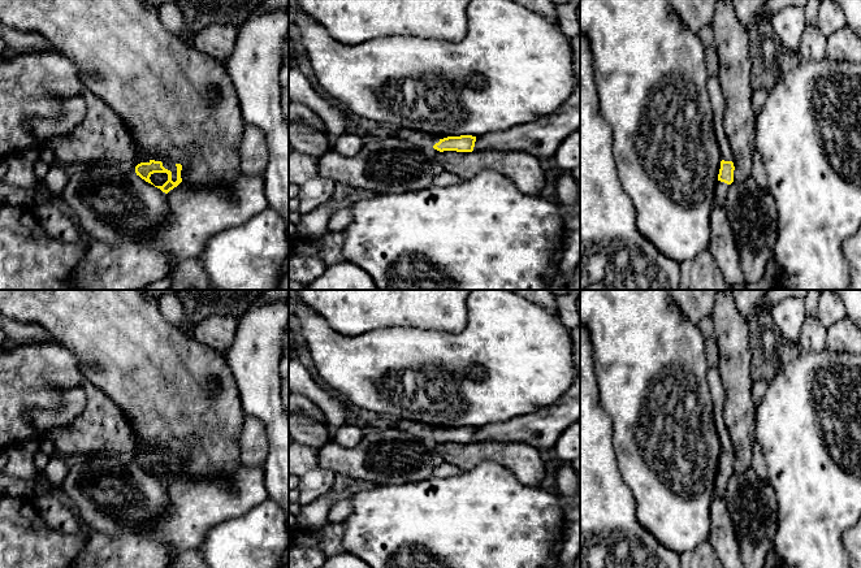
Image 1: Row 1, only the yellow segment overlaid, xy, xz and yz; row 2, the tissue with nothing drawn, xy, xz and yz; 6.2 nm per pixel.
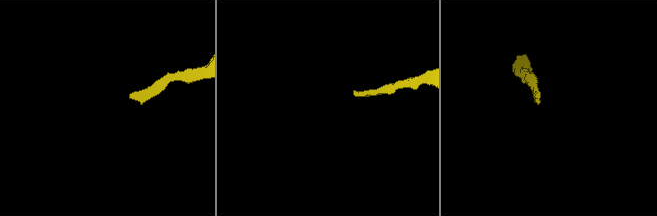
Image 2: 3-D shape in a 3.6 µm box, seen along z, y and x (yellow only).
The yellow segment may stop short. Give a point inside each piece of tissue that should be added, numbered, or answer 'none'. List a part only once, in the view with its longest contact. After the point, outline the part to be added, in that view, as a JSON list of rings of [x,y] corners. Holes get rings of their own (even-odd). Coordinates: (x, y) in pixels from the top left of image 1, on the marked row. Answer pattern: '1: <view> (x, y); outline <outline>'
1: xy (171, 167); outline [[[166,162],[166,164],[163,164],[163,166],[172,172],[172,181],[176,182],[177,181],[177,166],[176,166],[176,164]]]

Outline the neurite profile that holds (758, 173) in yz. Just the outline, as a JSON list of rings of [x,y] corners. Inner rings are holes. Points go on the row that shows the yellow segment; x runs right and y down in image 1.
[[[754,151],[754,155],[753,155],[752,177],[754,178],[754,181],[757,182],[757,185],[761,188],[769,188],[767,187],[767,175],[766,175],[763,162],[762,162],[760,155],[756,151]]]

